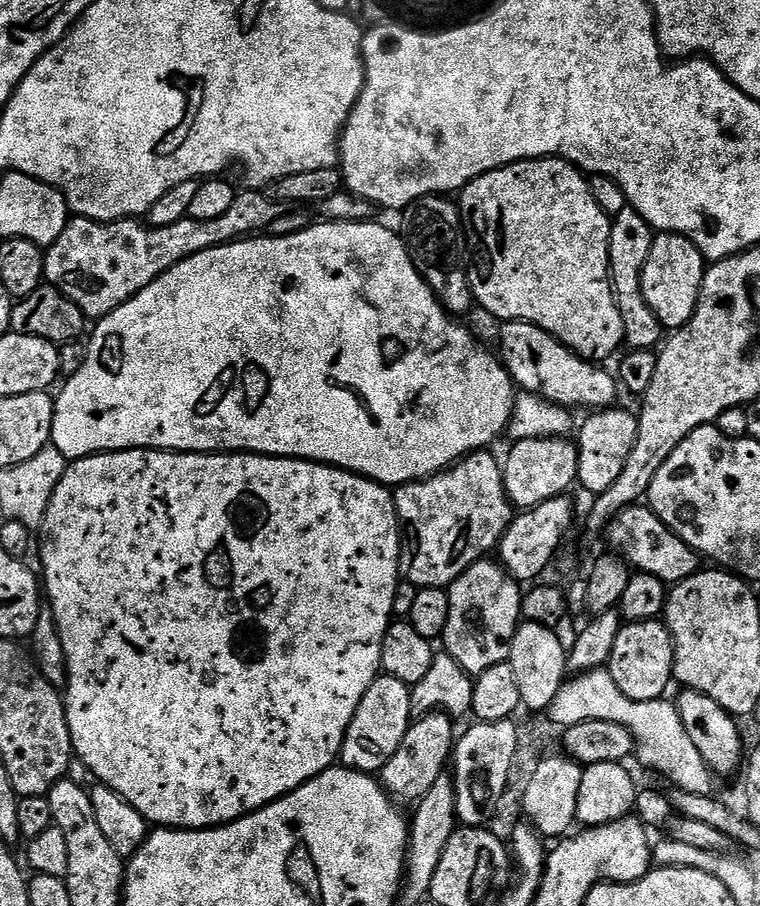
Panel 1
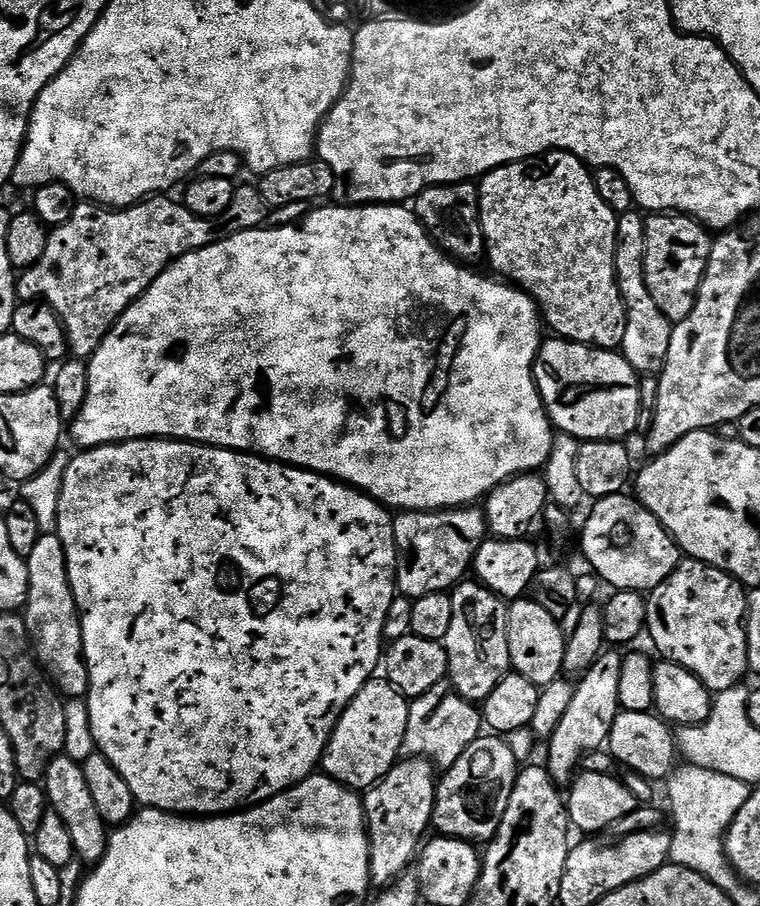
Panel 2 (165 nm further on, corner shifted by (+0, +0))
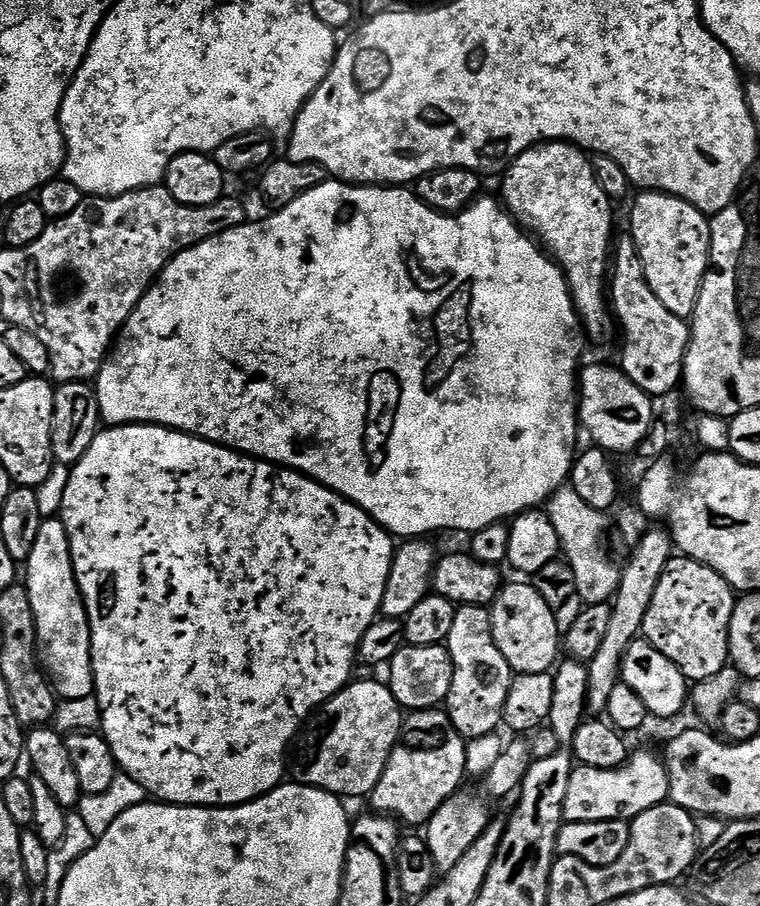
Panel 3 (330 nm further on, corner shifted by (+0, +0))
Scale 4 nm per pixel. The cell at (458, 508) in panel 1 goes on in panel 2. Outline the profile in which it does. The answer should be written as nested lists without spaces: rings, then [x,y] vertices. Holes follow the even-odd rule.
[[[476,506],[446,508],[443,512],[400,512],[392,521],[396,539],[396,587],[399,595],[417,600],[426,594],[448,592],[469,575],[476,551],[484,545],[488,521]]]

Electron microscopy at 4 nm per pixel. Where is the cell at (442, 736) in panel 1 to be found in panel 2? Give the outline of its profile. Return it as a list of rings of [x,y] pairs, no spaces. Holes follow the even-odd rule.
[[[404,758],[373,788],[363,793],[364,824],[368,828],[370,846],[370,878],[377,889],[383,890],[393,884],[405,871],[404,863],[417,855],[425,839],[424,831],[432,824],[437,783],[437,769],[427,760]]]

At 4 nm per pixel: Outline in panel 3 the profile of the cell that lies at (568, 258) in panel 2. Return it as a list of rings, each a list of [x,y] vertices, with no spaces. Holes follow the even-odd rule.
[[[545,142],[527,150],[503,173],[504,196],[502,203],[521,225],[527,226],[538,237],[549,256],[559,264],[568,280],[568,289],[572,291],[572,300],[580,314],[587,339],[604,340],[614,332],[614,313],[610,307],[610,296],[606,291],[606,281],[610,276],[610,249],[612,238],[613,201],[602,194],[598,178],[594,178],[591,159],[575,144],[567,142]]]

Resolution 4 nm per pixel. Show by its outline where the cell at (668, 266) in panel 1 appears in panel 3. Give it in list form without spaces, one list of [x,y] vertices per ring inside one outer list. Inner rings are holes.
[[[644,190],[639,195],[636,201],[631,201],[630,235],[642,258],[646,282],[650,290],[654,290],[654,298],[660,299],[670,314],[691,318],[712,254],[712,225],[709,217],[690,206],[690,202],[665,192]]]

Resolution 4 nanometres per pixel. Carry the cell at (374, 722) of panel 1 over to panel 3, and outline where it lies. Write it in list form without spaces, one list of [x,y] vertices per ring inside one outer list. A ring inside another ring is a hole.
[[[358,680],[349,683],[348,687],[327,700],[323,708],[305,723],[302,735],[295,741],[294,755],[290,760],[290,776],[295,783],[321,788],[341,798],[367,797],[374,790],[374,786],[378,786],[378,778],[382,778],[382,770],[386,770],[386,762],[400,738],[402,709],[387,683]]]

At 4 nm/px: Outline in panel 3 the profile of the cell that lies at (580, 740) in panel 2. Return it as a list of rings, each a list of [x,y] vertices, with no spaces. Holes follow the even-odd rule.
[[[650,530],[642,538],[642,542],[636,548],[631,549],[628,565],[623,565],[620,574],[620,585],[614,599],[611,601],[612,613],[610,614],[610,626],[602,646],[594,658],[587,661],[590,674],[590,686],[588,687],[588,712],[592,714],[604,714],[608,711],[610,693],[614,686],[621,683],[622,673],[620,667],[624,661],[626,650],[643,633],[646,622],[646,610],[650,610],[650,598],[654,598],[654,590],[658,590],[658,582],[666,570],[666,566],[674,555],[672,537],[667,531]]]

